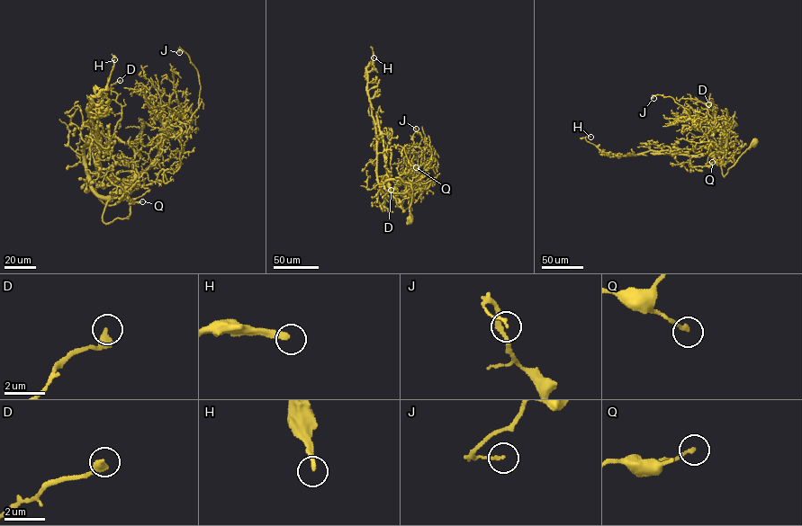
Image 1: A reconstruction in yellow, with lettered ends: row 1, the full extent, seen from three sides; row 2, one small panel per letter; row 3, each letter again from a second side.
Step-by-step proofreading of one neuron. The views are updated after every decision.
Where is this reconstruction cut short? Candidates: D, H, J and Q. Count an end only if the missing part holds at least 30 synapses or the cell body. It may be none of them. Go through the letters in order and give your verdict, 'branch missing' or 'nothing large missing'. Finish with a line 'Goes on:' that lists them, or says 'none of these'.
D: nothing large missing
H: branch missing
J: nothing large missing
Q: nothing large missing
Goes on: H

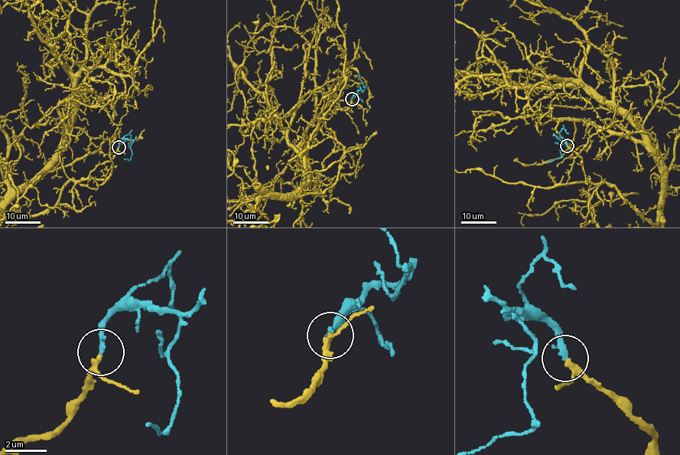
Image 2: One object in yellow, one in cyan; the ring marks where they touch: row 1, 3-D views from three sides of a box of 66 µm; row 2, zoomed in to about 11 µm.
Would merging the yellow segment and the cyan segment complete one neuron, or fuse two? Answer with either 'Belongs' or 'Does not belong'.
Belongs

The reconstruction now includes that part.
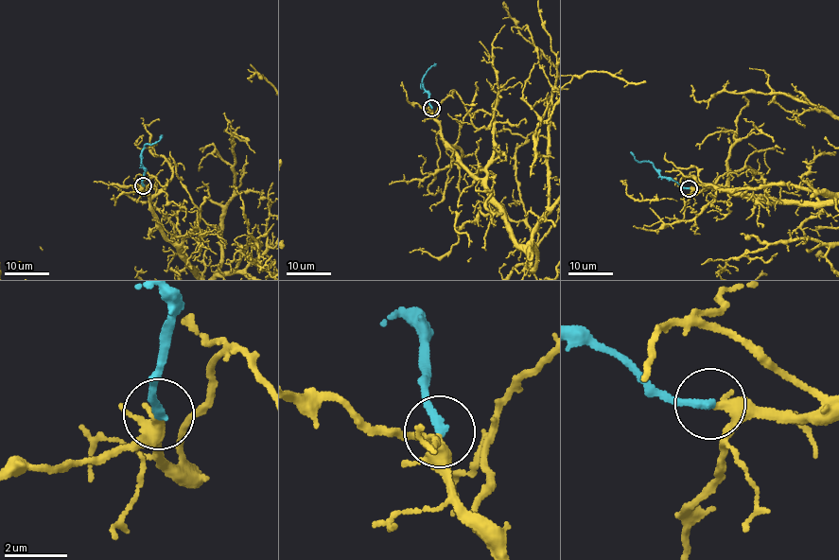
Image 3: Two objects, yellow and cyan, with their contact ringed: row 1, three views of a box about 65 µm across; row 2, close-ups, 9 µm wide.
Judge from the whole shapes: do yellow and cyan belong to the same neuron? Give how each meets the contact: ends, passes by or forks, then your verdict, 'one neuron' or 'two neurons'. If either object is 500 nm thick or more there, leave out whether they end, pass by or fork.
yellow forks; cyan ends; one neuron

